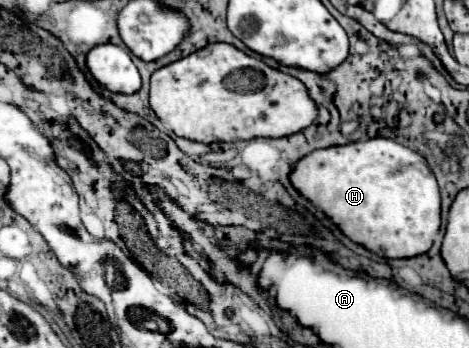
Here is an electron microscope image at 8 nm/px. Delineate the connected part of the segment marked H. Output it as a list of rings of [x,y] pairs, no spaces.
[[[375,137],[367,141],[357,141],[339,147],[317,149],[303,157],[293,173],[293,187],[317,205],[333,223],[353,241],[387,259],[409,259],[423,255],[431,249],[433,239],[441,227],[441,193],[437,179],[425,157],[417,151],[385,137]]]

